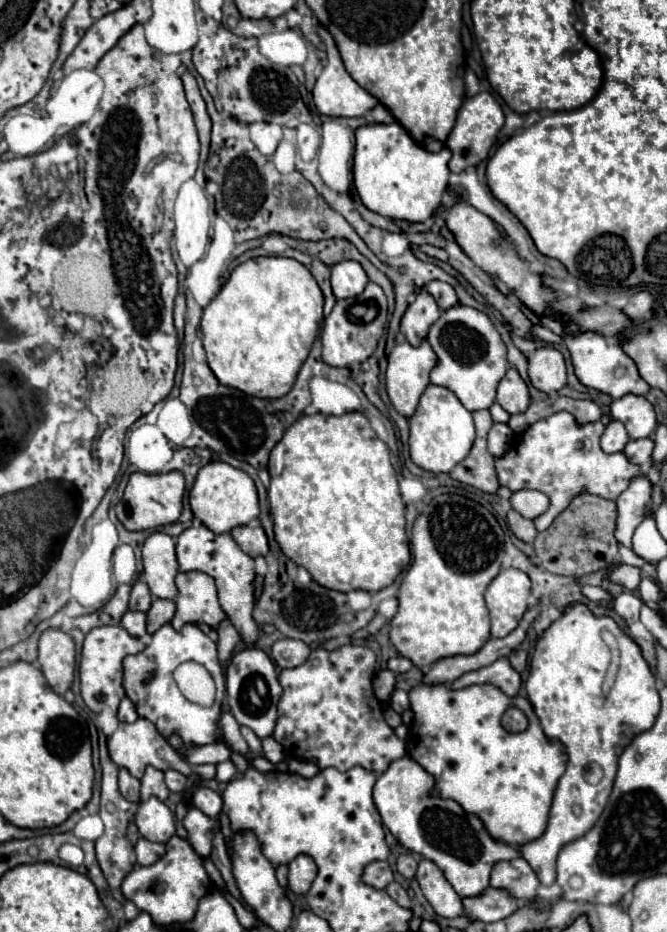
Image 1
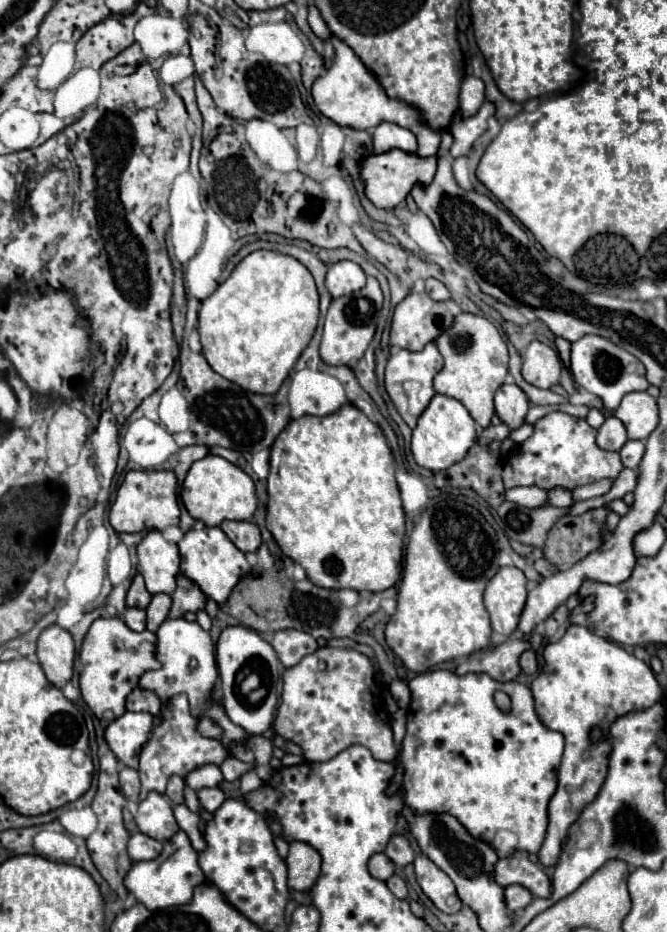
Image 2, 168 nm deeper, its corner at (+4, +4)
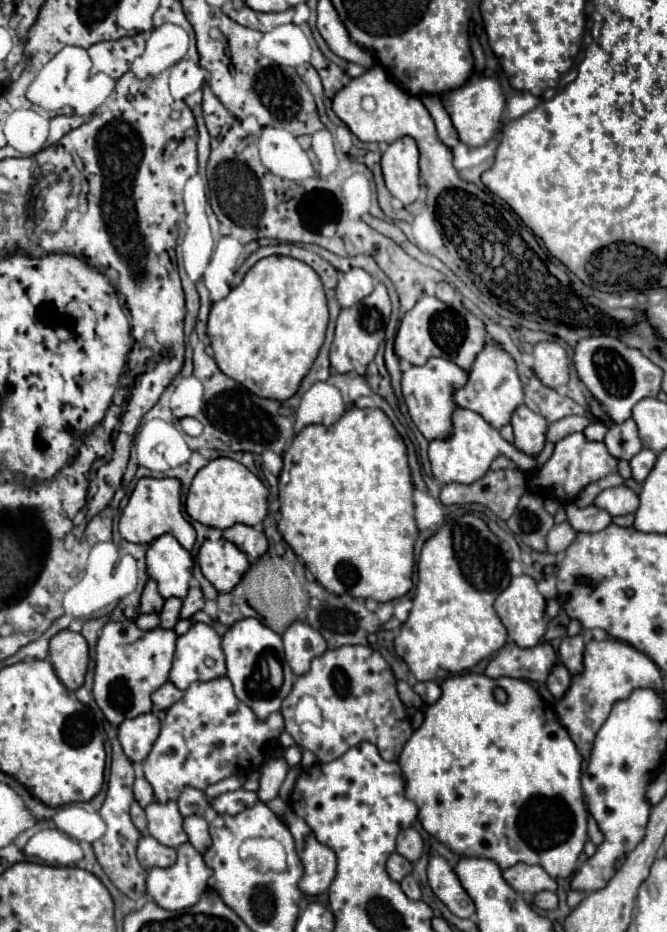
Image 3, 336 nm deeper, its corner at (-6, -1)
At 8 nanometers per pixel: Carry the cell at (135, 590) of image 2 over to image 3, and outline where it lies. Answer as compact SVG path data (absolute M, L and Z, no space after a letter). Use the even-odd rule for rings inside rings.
M149 580L145 584L145 590L143 590L143 596L141 596L141 612L147 614L147 612L159 612L163 608L163 598L161 594L157 592L157 584L155 580Z

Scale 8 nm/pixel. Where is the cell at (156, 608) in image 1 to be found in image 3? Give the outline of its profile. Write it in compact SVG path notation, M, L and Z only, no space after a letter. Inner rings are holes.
M179 598L165 600L165 606L163 606L161 614L159 614L161 616L161 628L171 630L179 620L179 610L181 610L181 600Z

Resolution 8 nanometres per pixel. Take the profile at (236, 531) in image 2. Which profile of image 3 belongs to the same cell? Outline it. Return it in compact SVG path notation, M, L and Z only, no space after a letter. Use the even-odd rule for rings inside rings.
M235 524L227 530L223 530L223 538L233 542L241 552L245 552L251 558L259 558L267 552L267 538L259 528L247 526L247 524Z

